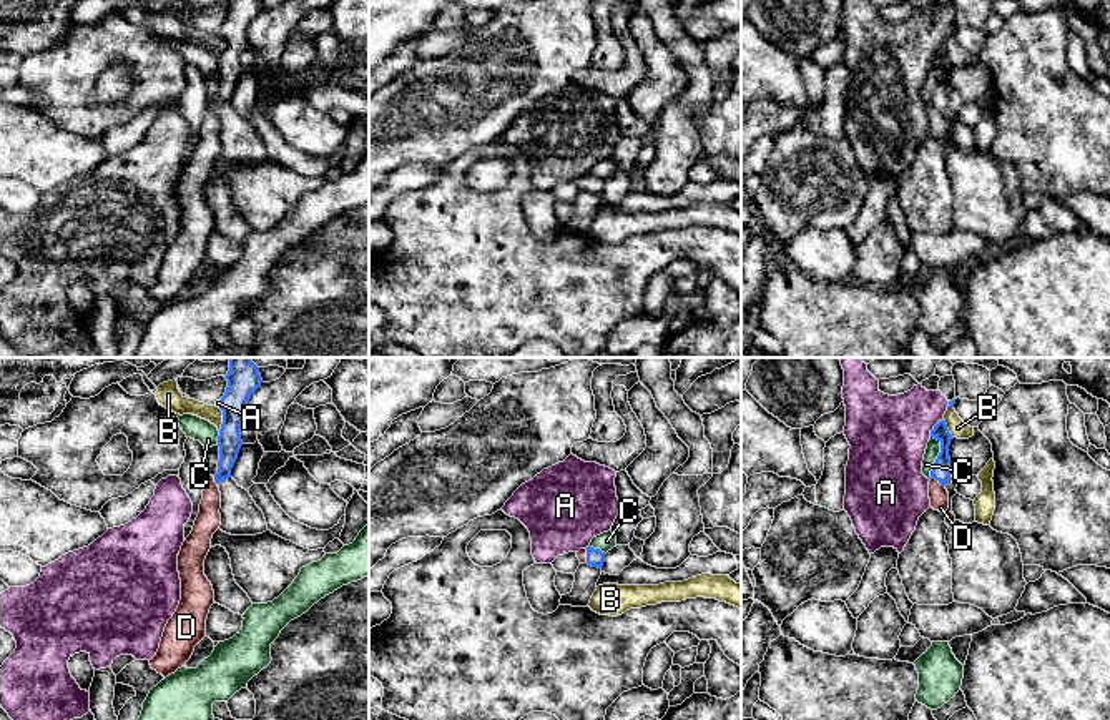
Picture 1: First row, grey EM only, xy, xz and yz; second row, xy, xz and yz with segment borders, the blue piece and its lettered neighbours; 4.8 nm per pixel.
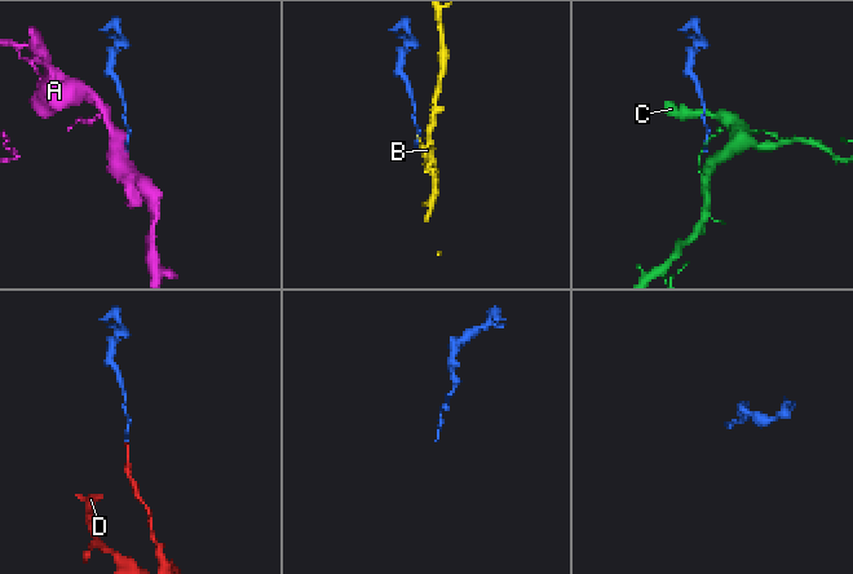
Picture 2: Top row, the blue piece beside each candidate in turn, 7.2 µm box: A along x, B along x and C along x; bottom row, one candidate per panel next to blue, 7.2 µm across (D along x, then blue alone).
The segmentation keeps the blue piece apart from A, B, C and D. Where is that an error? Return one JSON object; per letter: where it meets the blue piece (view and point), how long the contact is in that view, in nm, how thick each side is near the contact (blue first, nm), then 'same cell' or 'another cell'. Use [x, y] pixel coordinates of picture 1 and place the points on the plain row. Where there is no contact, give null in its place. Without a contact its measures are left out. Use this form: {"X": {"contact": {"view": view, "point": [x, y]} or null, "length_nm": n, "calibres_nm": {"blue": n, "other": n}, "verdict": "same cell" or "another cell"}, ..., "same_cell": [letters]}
{"A": {"contact": {"view": "yz", "point": [934, 55]}, "length_nm": 120, "calibres_nm": {"blue": 80, "other": 380}, "verdict": "another cell"}, "B": {"contact": {"view": "xy", "point": [223, 47]}, "length_nm": 110, "calibres_nm": {"blue": 130, "other": 90}, "verdict": "another cell"}, "C": {"contact": {"view": "yz", "point": [938, 85]}, "length_nm": 200, "calibres_nm": {"blue": 80, "other": 70}, "verdict": "another cell"}, "D": {"contact": {"view": "yz", "point": [938, 107]}, "length_nm": 80, "calibres_nm": {"blue": 80, "other": 100}, "verdict": "same cell"}, "same_cell": ["D"]}

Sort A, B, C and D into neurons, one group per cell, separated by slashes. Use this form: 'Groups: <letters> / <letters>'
Groups: A / B / C / D

